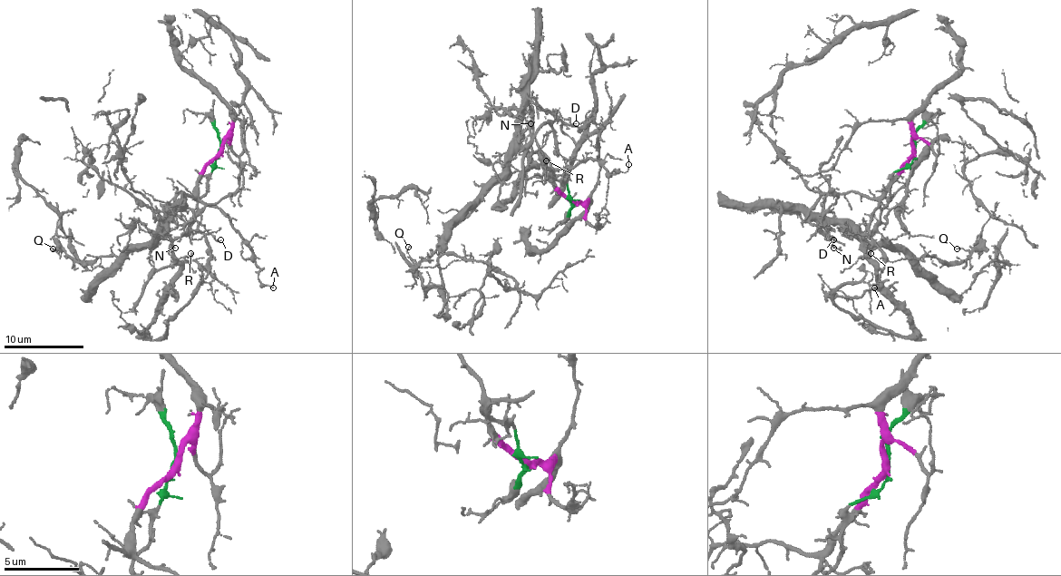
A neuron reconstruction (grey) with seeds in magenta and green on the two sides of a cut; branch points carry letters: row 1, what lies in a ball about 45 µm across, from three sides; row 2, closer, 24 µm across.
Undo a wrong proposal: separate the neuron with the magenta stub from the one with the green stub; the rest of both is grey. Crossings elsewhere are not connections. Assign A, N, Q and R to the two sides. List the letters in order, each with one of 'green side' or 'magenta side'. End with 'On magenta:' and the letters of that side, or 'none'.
A: magenta side
N: green side
Q: green side
R: green side
On magenta: A

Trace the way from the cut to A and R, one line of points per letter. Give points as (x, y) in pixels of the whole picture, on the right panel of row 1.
A: (914, 151), (900, 167), (870, 219), (870, 235), (882, 251), (884, 265), (880, 277), (882, 285), (874, 287)
R: (914, 151), (914, 159), (892, 177), (890, 199), (880, 221), (864, 235), (864, 257), (860, 257), (870, 253)

